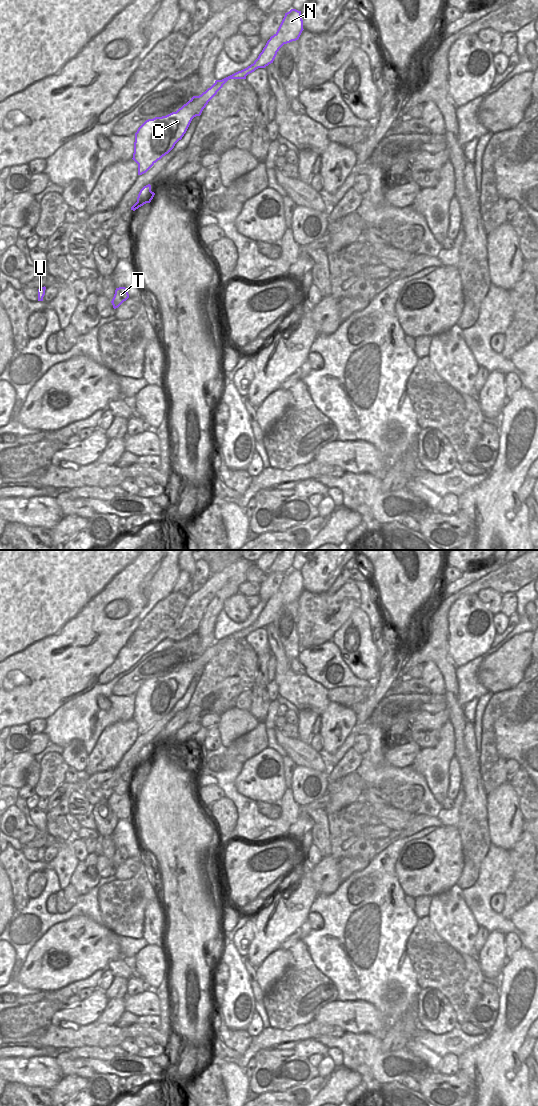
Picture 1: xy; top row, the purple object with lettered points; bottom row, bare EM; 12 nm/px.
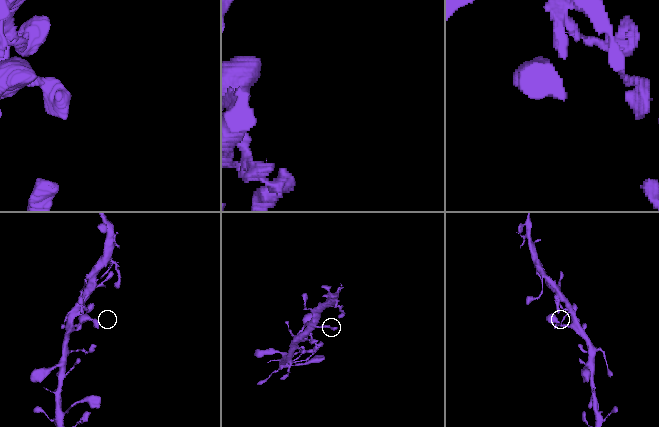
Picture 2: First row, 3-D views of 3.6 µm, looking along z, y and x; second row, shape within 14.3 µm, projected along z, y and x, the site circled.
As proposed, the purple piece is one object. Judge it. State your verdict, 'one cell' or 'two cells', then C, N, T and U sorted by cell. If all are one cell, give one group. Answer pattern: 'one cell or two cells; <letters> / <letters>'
one cell; C N T U

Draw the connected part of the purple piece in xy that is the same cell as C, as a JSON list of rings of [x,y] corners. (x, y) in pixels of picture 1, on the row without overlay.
[[[291,569],[289,572],[285,573],[277,592],[270,597],[253,624],[222,640],[216,640],[210,648],[199,656],[193,656],[176,672],[172,672],[166,676],[146,680],[135,693],[134,713],[132,719],[138,724],[138,735],[146,733],[158,720],[174,708],[175,704],[181,700],[186,693],[192,679],[201,675],[208,662],[217,654],[217,652],[229,639],[246,639],[246,636],[254,632],[256,629],[265,628],[269,624],[273,623],[279,609],[284,604],[298,600],[303,590],[301,571]]]

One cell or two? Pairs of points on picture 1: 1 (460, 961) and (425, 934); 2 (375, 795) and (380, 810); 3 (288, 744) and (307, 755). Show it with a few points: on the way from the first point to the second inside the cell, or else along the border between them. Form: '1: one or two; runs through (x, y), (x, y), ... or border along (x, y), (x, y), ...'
1: one; runs through (451, 960), (434, 943)
2: two; border along (380, 797), (377, 801), (368, 803)
3: one; runs through (293, 747), (302, 754)

